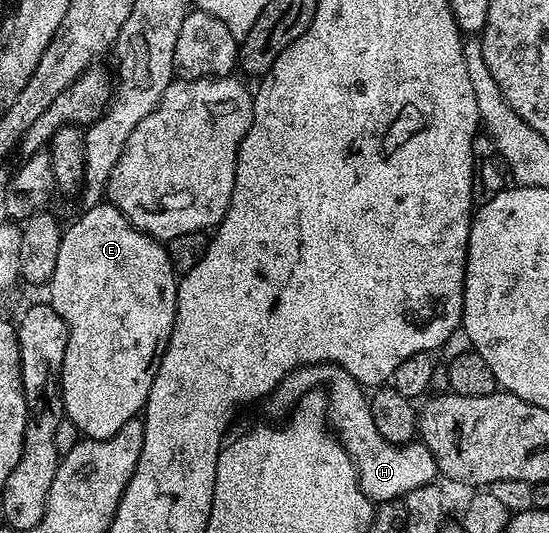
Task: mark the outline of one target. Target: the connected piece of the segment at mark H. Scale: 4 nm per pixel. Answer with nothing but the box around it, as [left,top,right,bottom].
[271,364,438,503]

